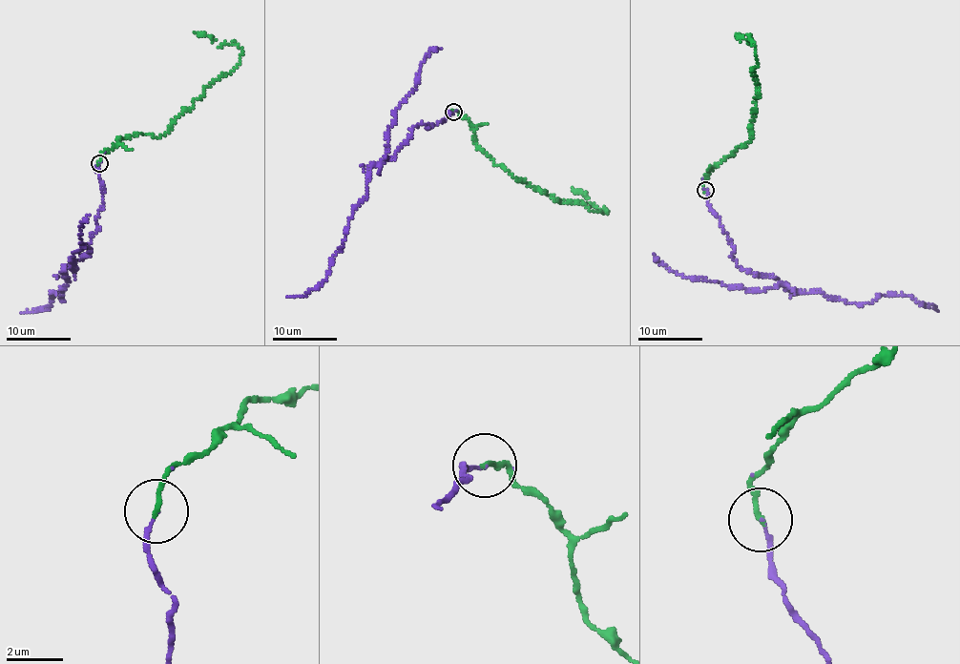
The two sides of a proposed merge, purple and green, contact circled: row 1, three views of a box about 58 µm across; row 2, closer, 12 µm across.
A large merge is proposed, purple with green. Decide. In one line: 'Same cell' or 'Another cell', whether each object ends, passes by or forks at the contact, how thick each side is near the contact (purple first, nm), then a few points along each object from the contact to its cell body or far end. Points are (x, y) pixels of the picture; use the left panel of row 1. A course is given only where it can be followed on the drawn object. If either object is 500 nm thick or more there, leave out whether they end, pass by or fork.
Same cell. At the ring purple ends. At the ring green ends. Thickness 110 nm (purple) against 170 nm. Course of purple: (99, 162), (102, 206), (89, 253), (61, 273), (70, 280), (63, 300), (52, 293), (48, 307), (21, 313). Course of green: (99, 162), (123, 137), (166, 134), (173, 120), (240, 60), (241, 51), (236, 45), (220, 45), (194, 31)

